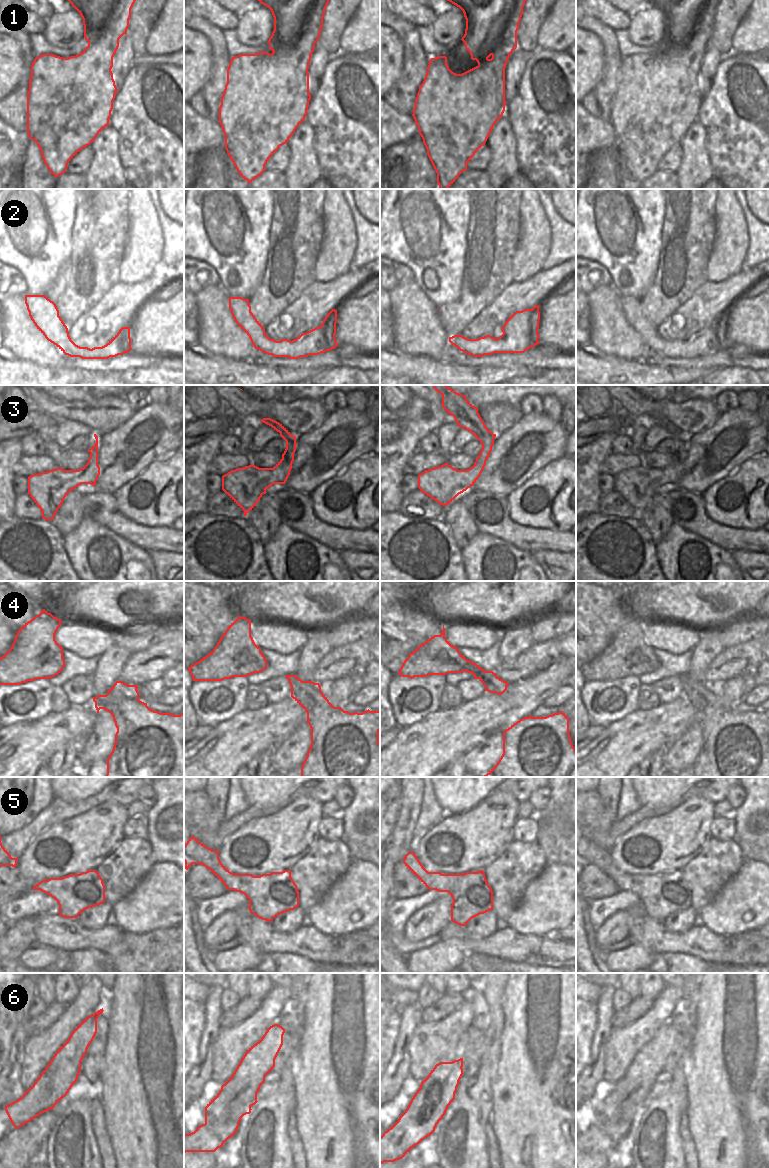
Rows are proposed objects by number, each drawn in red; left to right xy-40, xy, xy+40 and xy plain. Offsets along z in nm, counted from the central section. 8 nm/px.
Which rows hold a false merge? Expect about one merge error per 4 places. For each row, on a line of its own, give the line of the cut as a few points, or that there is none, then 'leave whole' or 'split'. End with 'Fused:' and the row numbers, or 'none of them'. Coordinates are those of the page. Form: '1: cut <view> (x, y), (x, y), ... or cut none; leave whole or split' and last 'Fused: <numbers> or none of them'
1: cut none; leave whole
2: cut none; leave whole
3: cut none; leave whole
4: cut none; leave whole
5: cut none; leave whole
6: cut xy+40 (425, 1087), (426, 1103), (435, 1113), (415, 1123), (397, 1121); split
Fused: 6

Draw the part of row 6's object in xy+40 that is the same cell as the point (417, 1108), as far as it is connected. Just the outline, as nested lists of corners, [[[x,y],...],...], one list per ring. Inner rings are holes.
[[[419,1088],[411,1099],[407,1109],[399,1117],[398,1122],[416,1124],[420,1118],[430,1120],[437,1109],[430,1108],[426,1104],[428,1095],[429,1093],[426,1088]]]

